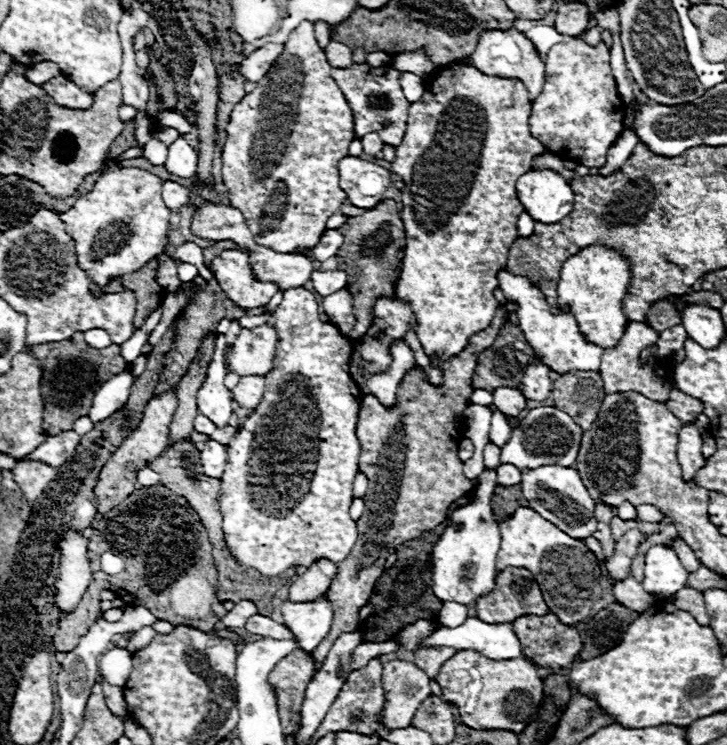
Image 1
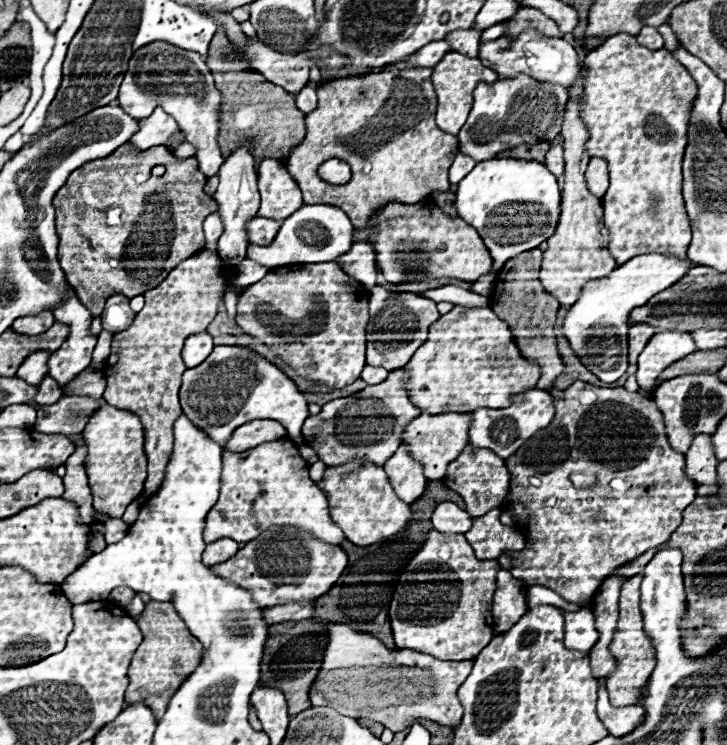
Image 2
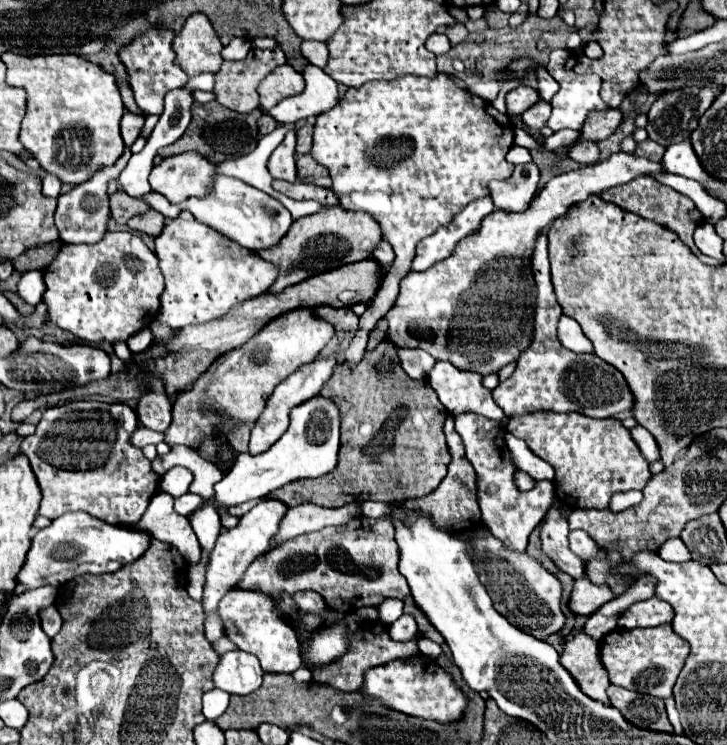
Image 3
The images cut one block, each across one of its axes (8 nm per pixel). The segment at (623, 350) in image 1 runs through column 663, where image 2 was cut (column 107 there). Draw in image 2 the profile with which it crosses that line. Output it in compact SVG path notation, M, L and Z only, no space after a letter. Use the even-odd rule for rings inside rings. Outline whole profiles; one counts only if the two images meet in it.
M204 248L196 256L178 264L166 280L144 294L146 304L128 330L112 334L112 354L102 370L106 376L104 400L110 406L138 414L142 420L144 448L148 456L148 478L144 484L146 496L152 496L164 480L164 468L174 442L172 424L182 416L178 400L178 388L186 370L180 358L182 344L188 336L206 332L216 318L218 308L224 302L226 280L232 280L232 270L234 268L228 268L218 254Z

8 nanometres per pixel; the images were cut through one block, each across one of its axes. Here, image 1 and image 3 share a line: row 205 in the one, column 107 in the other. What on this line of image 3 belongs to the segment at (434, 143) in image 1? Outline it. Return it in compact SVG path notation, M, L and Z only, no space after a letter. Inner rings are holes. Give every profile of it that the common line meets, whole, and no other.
M72 400L66 406L46 408L38 428L32 436L26 436L20 450L28 456L42 490L40 516L56 520L70 510L84 510L110 524L134 526L140 522L150 498L160 488L160 476L152 470L152 462L142 454L142 448L132 446L132 430L138 428L136 412L124 402L100 402L100 400Z

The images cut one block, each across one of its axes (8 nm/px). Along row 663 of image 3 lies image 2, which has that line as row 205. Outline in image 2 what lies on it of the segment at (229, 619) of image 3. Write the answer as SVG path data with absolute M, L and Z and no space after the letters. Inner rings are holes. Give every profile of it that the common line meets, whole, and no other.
M262 160L258 168L260 210L256 216L284 220L302 206L302 192L286 166L278 160Z

